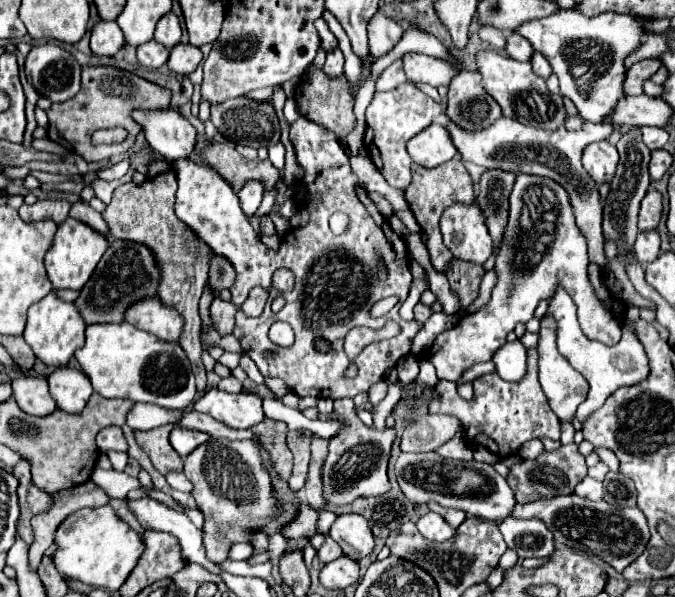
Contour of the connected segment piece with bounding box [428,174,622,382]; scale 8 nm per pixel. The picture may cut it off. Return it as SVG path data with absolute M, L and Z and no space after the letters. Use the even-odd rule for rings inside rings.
M518 174L510 196L508 236L504 236L504 244L500 244L496 256L494 270L498 272L498 284L492 292L492 300L478 312L464 316L454 328L438 334L428 354L438 378L458 382L470 366L492 360L496 350L506 344L506 334L514 330L518 322L532 320L538 302L542 298L550 300L558 284L562 284L576 302L582 332L602 344L615 345L621 339L622 330L616 320L608 316L600 300L596 300L586 268L586 240L576 224L568 192L550 178Z

